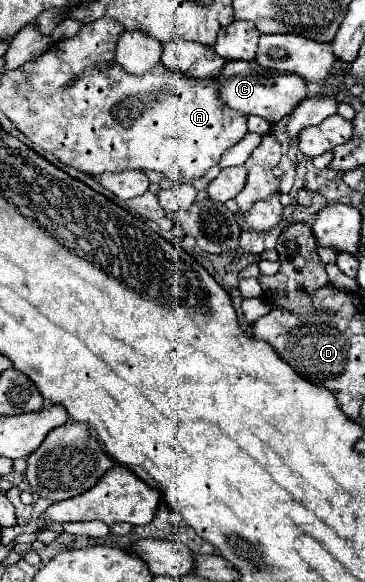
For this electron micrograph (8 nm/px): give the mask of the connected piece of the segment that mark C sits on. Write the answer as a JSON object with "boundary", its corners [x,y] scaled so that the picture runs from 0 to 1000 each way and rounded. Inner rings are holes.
{"boundary":[[[633,103],[616,110],[600,131],[600,148],[605,148],[605,168],[616,179],[627,179],[638,189],[660,196],[699,196],[715,199],[737,210],[764,210],[775,199],[797,196],[803,186],[841,165],[841,141],[825,137],[814,127],[770,127],[748,124],[732,117],[715,117],[688,107],[660,107],[660,103]]]}

